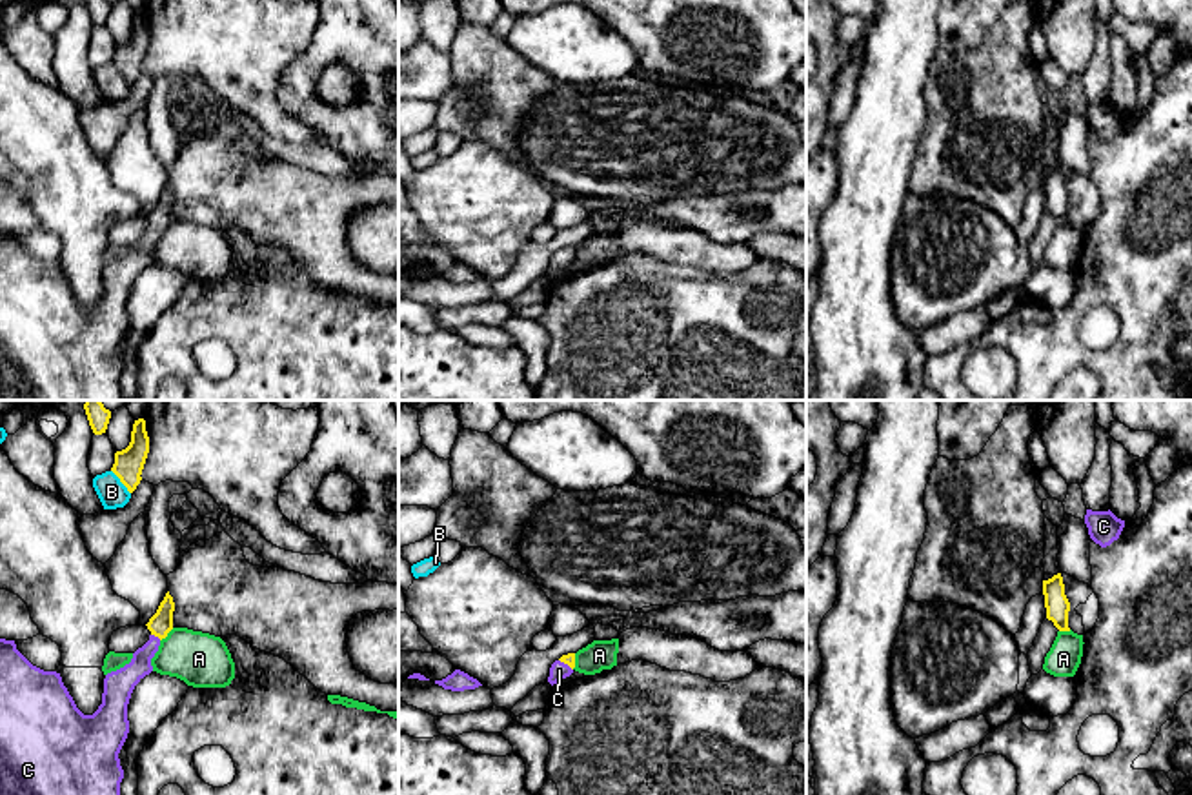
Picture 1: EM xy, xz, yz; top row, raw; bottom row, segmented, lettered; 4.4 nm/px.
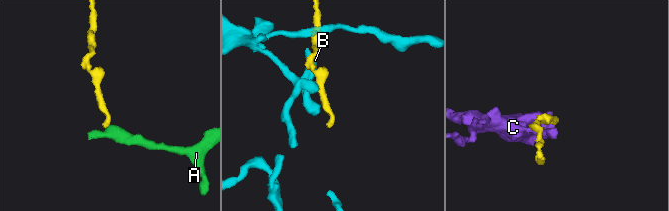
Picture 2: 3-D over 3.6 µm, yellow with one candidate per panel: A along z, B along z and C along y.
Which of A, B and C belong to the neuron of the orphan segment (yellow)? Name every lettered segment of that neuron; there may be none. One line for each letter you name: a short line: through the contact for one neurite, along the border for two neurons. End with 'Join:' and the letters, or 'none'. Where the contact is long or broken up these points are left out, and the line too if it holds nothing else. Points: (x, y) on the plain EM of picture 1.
C: Line: xy (161, 215), (157, 228), (141, 255), (124, 271)
Join: C

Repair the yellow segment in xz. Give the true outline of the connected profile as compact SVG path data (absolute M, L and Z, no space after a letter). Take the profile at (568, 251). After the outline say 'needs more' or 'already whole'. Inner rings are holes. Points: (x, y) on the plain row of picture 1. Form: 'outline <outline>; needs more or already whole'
outline M575 246L562 247L559 253L555 253L550 260L548 275L553 278L559 273L570 269L575 260Z; needs more

